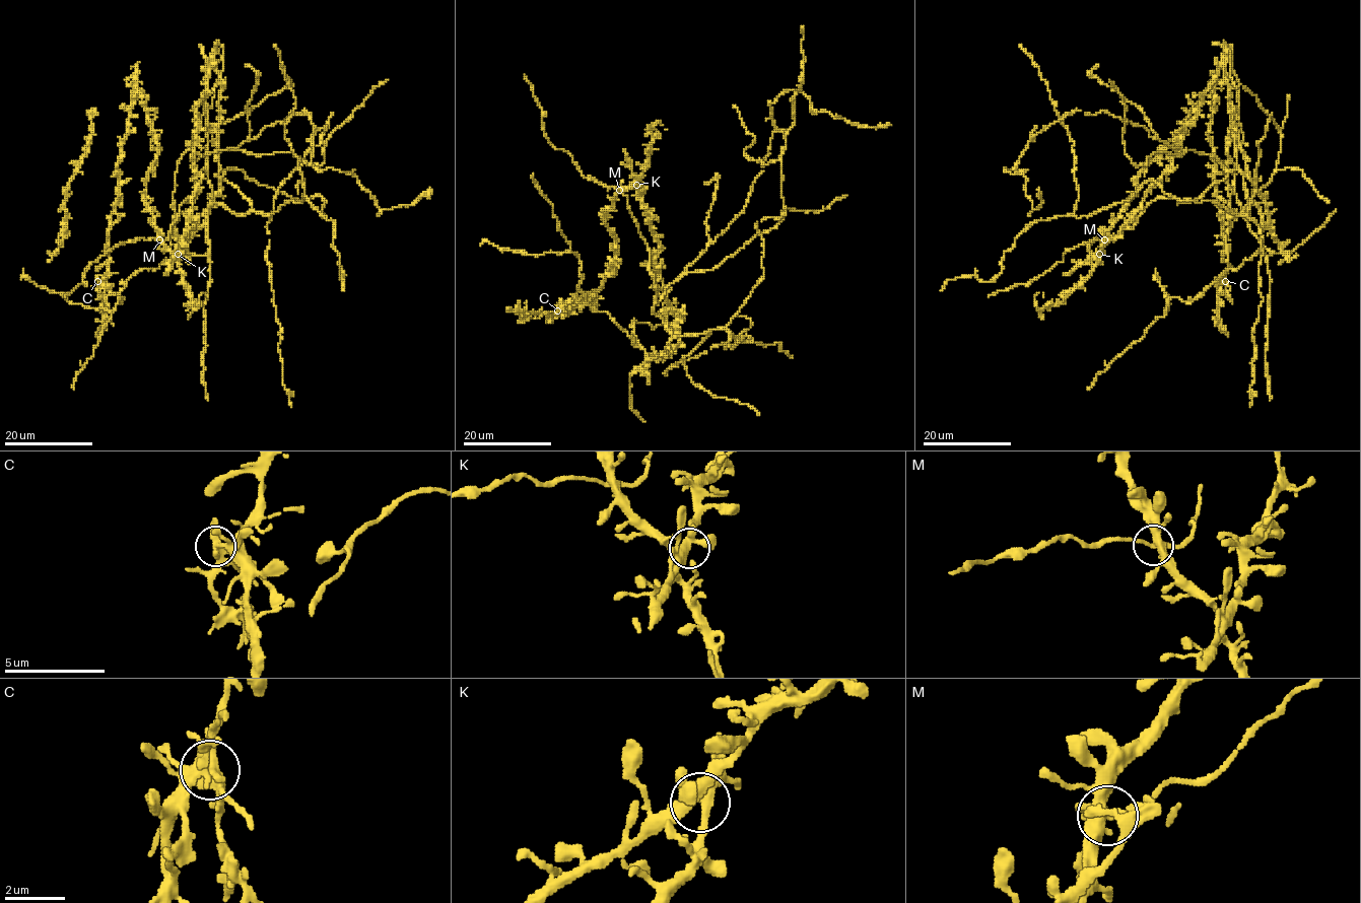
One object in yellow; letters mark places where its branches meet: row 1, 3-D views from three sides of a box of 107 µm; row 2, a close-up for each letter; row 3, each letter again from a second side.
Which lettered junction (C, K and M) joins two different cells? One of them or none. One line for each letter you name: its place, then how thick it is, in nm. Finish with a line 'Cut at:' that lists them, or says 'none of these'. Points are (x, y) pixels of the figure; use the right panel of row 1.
C: at (1225, 281); 340 nm thick
Cut at: C

